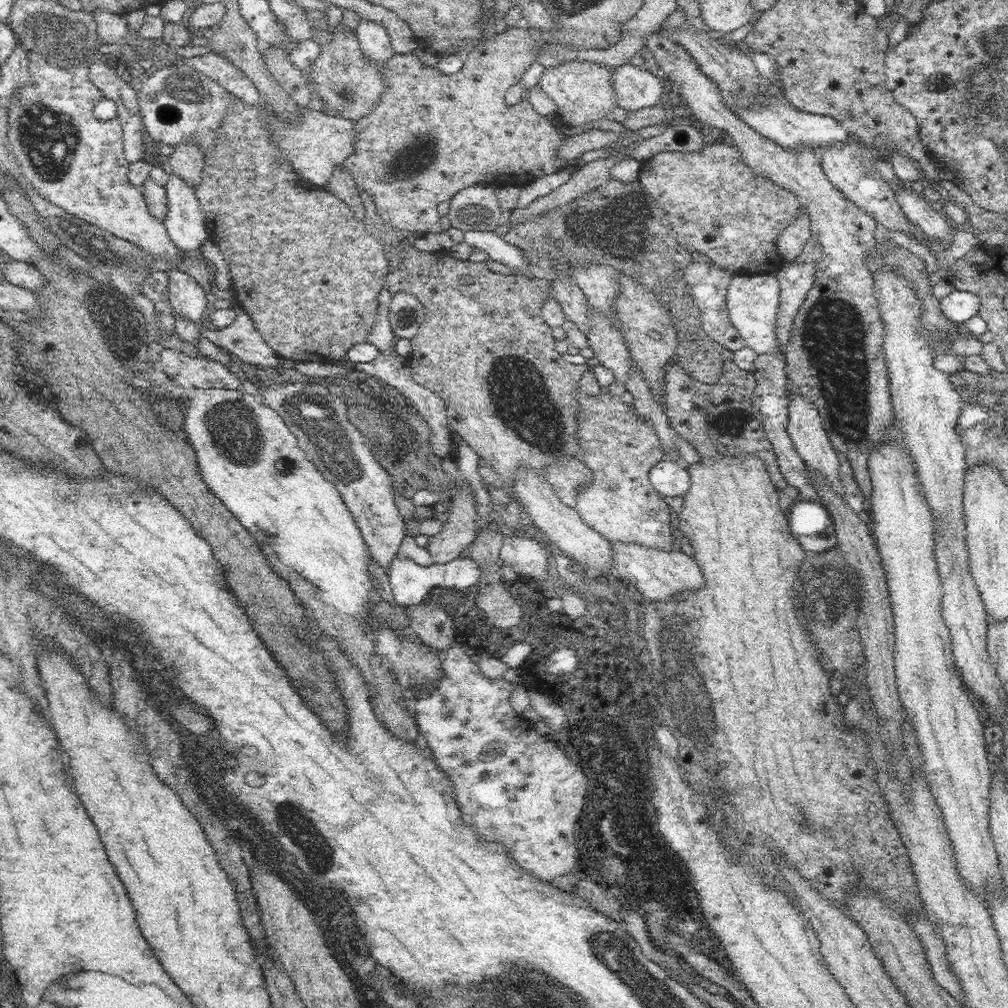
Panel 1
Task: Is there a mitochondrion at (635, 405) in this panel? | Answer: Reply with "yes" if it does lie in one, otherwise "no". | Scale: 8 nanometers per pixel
no

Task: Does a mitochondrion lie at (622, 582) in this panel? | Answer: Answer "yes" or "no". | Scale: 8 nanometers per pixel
no

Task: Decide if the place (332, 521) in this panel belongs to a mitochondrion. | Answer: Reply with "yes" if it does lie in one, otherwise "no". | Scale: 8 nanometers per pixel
no

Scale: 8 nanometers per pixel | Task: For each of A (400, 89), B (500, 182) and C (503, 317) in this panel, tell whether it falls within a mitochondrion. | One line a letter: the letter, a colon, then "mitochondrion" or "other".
A: other
B: other
C: other

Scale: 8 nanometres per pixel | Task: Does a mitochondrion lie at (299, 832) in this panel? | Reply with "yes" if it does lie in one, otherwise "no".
yes

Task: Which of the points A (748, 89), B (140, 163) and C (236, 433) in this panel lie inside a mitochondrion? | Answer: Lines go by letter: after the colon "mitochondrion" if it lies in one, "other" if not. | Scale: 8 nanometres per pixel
A: mitochondrion
B: other
C: mitochondrion

